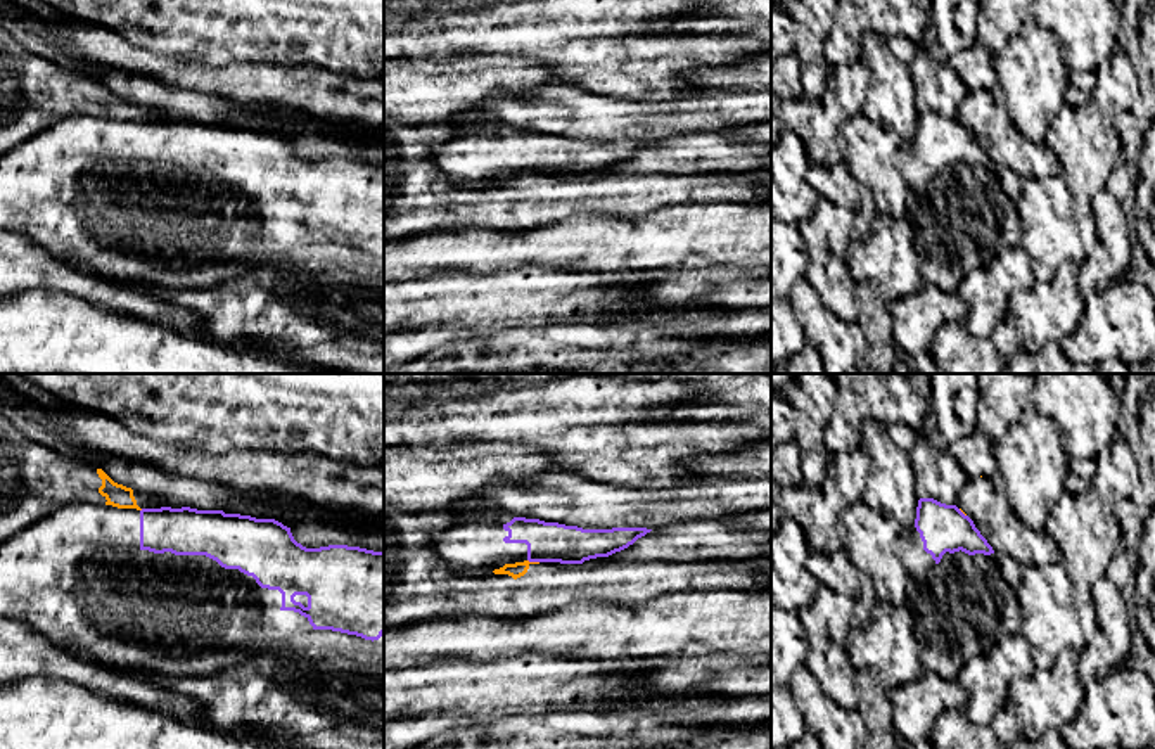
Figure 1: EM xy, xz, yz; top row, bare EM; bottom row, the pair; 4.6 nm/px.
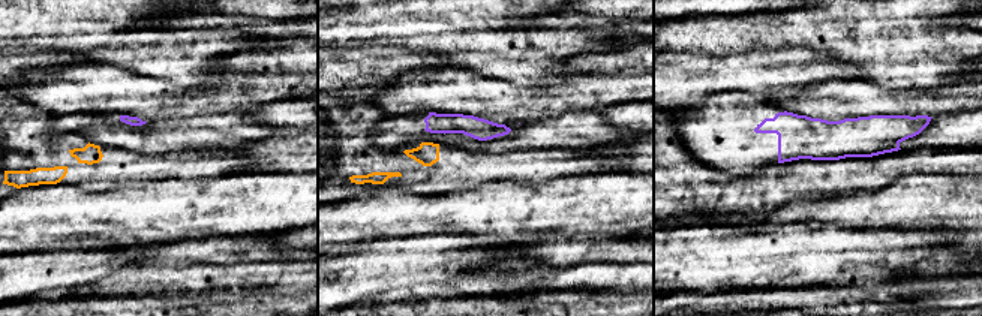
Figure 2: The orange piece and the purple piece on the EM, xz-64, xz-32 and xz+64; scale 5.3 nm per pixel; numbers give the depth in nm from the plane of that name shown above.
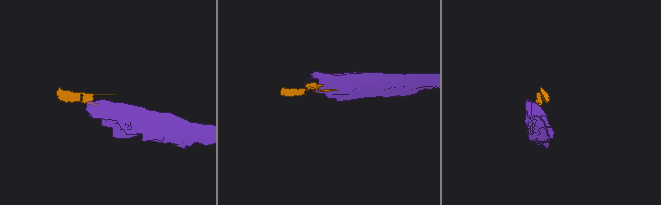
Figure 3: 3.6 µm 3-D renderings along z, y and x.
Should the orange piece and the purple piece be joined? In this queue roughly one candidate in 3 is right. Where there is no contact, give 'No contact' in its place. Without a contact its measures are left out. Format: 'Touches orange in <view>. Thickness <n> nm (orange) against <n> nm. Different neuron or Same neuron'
Touches orange in xz. Thickness 70 nm (orange) against 190 nm. Different neuron

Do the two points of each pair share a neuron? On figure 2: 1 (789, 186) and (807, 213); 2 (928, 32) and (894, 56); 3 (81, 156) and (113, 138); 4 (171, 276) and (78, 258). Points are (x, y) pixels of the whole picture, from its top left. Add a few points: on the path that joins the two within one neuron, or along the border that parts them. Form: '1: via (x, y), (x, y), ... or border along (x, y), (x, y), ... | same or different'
1: border along (834, 195), (805, 196), (781, 204), (766, 214) | different
2: via (919, 41), (903, 47) | same
3: border along (89, 141), (134, 153) | different
4: border along (141, 261), (113, 270) | different

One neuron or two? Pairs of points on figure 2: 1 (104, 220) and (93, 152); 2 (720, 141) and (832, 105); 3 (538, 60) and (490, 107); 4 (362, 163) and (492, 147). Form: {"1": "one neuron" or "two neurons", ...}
{"1": "two neurons", "2": "two neurons", "3": "two neurons", "4": "two neurons"}

